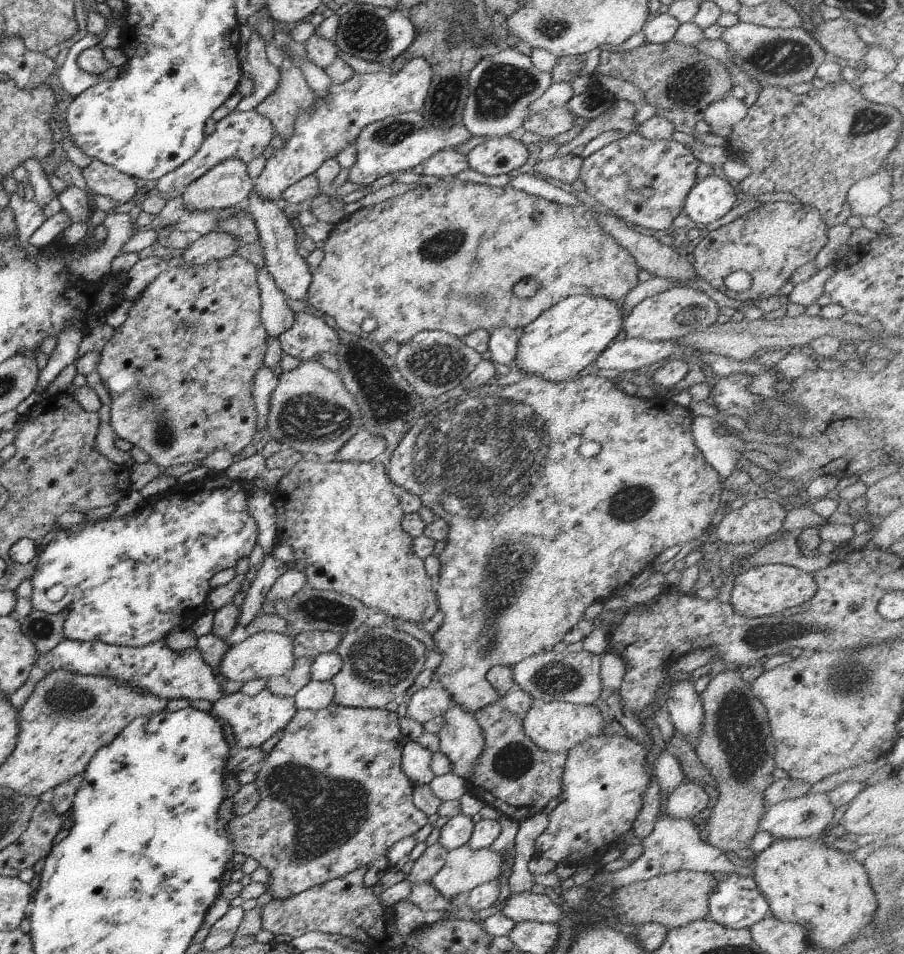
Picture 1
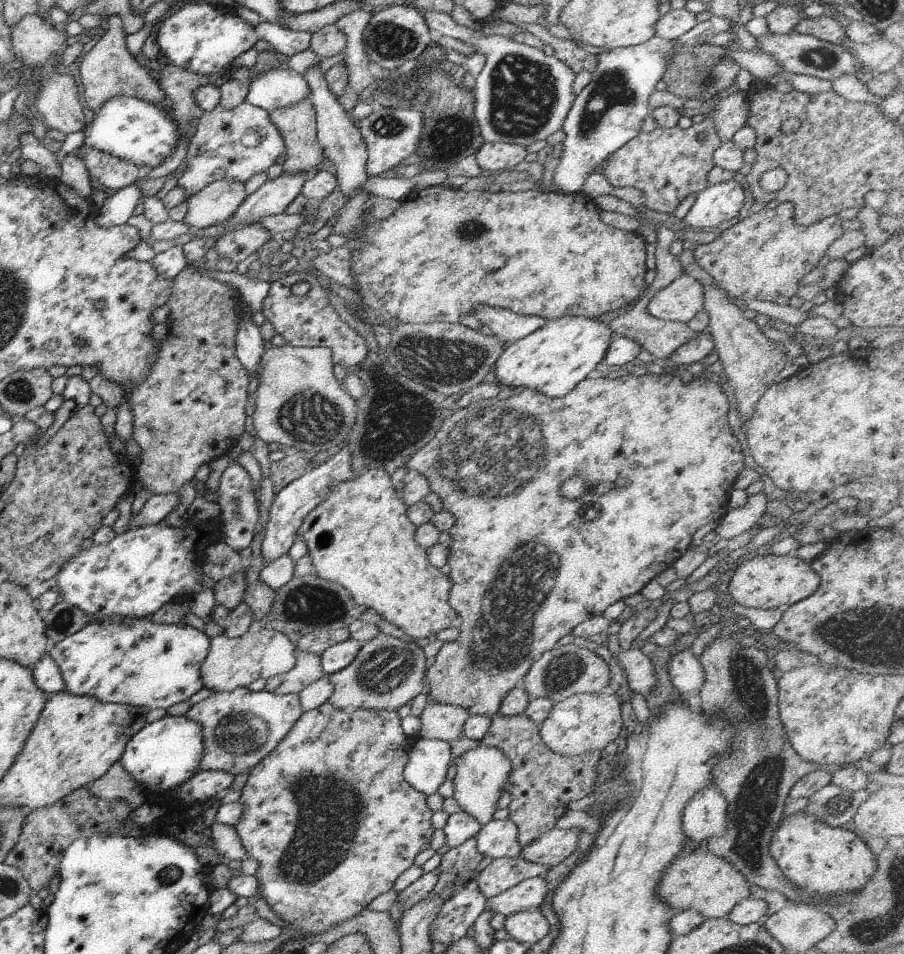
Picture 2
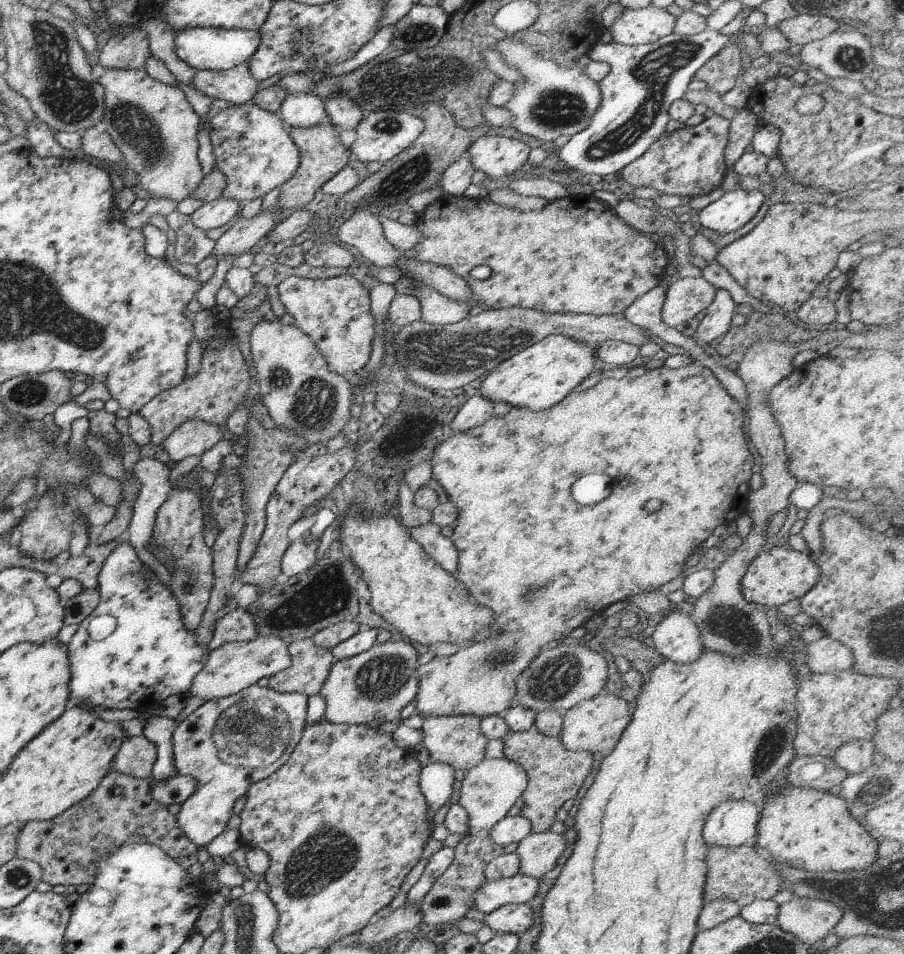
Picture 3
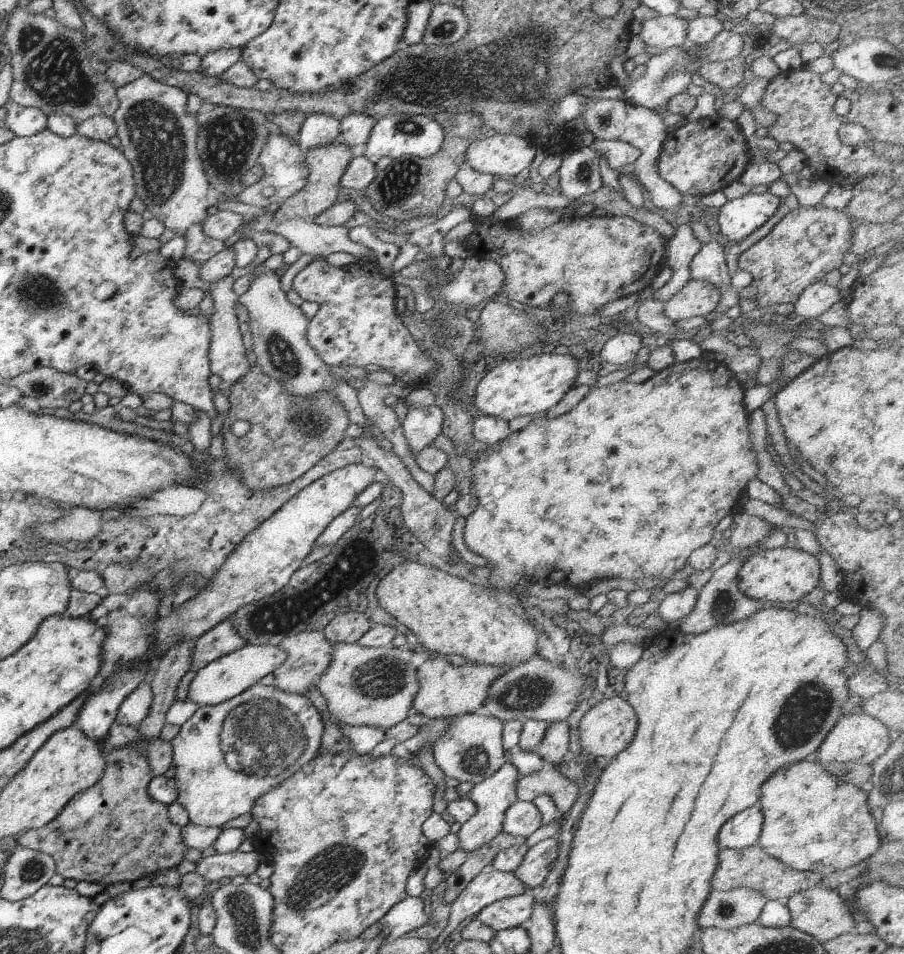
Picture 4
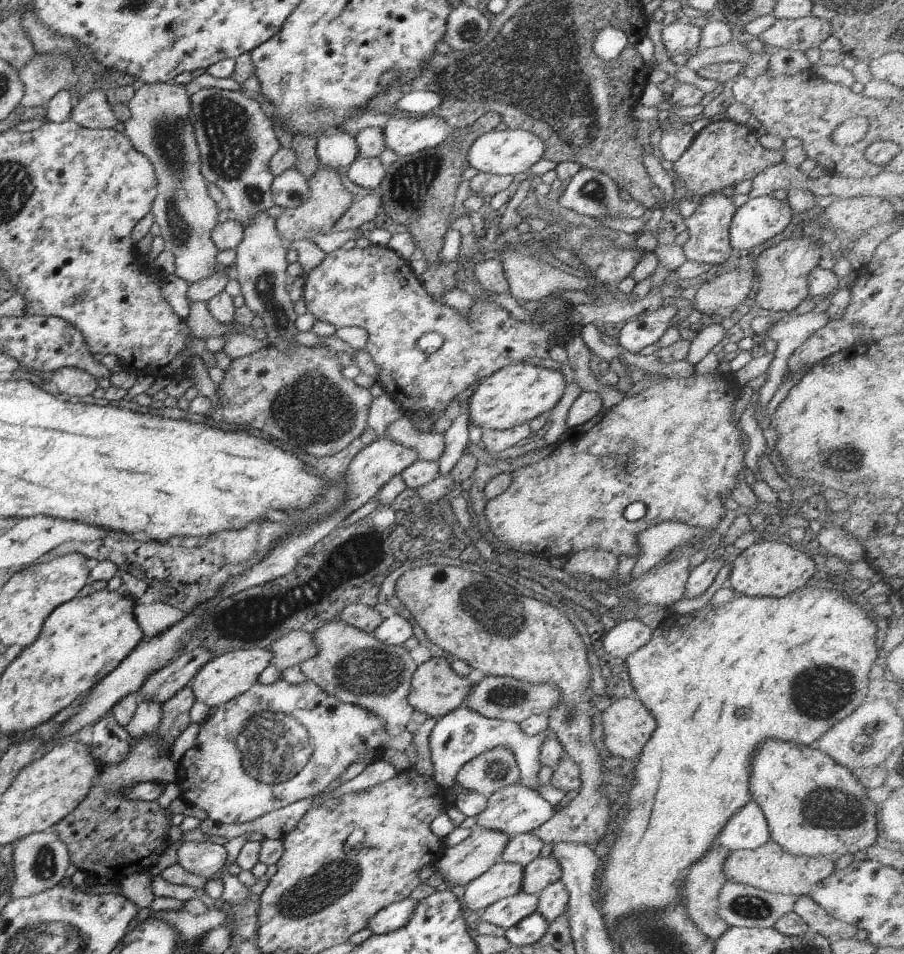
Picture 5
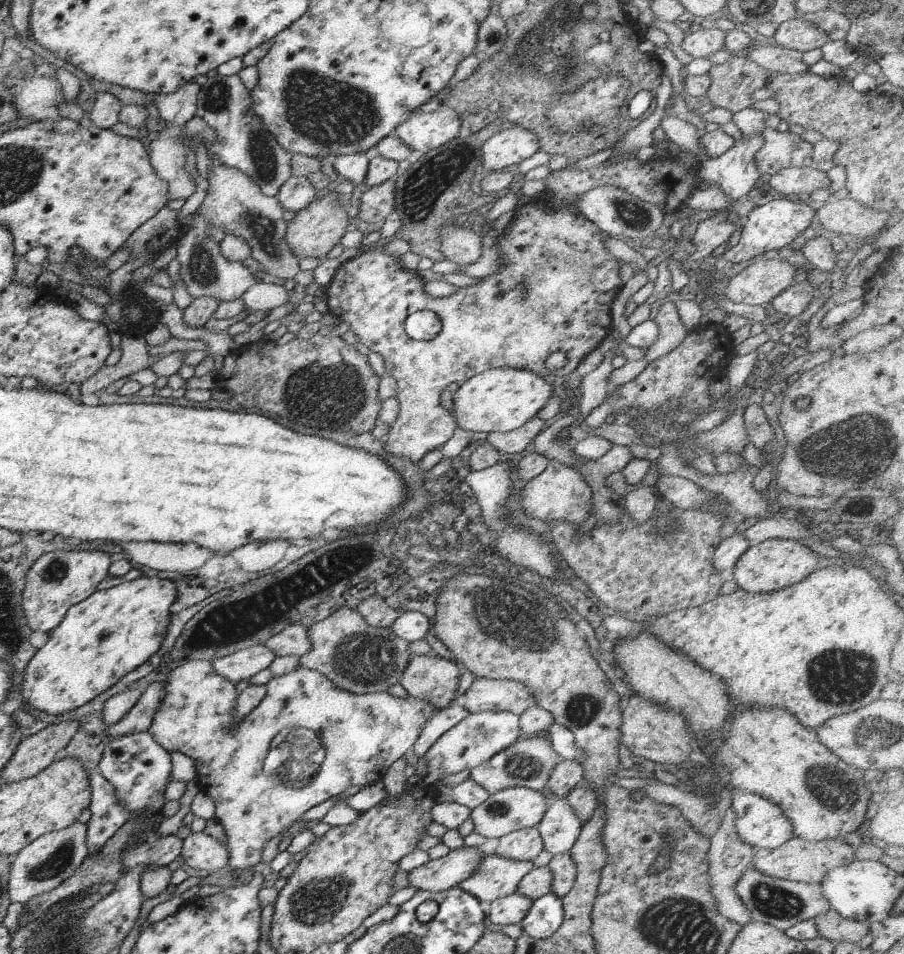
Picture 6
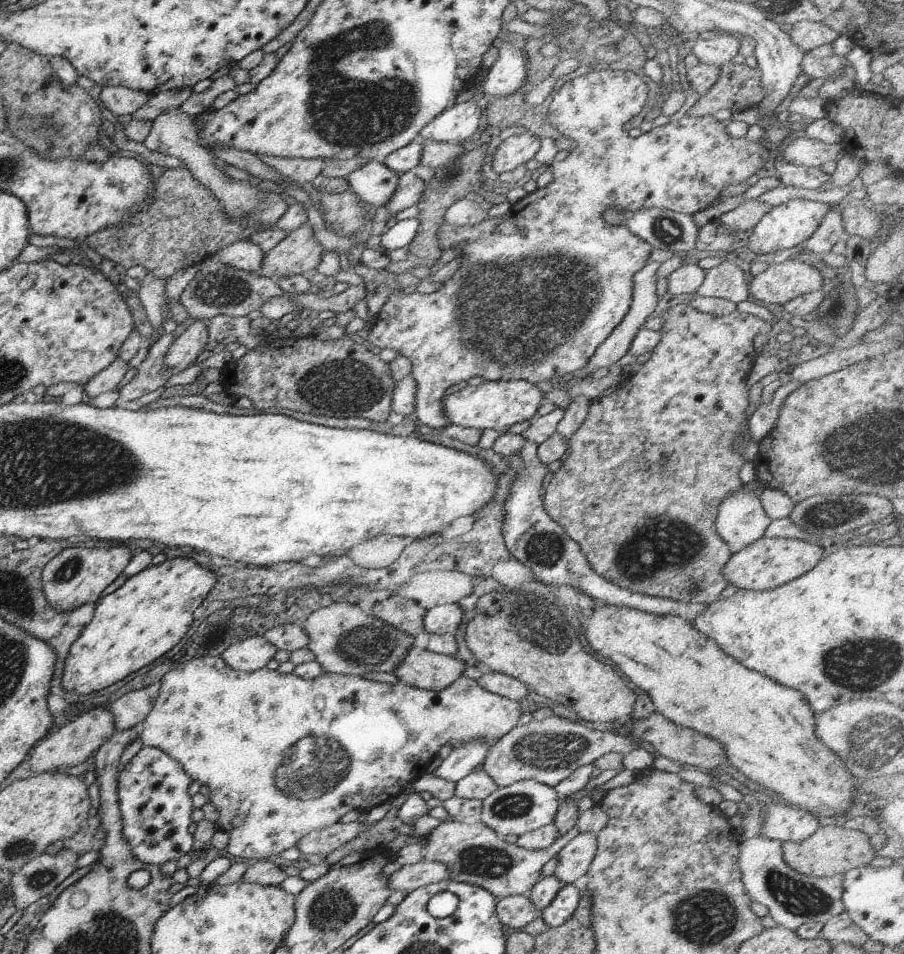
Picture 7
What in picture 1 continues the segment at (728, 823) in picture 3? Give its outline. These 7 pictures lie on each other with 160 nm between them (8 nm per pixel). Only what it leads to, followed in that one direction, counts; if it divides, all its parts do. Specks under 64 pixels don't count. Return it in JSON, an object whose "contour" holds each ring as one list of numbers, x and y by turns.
{"contour":[[685,779,667,796,664,812,667,818,692,819,707,806,707,802,709,798,703,788]]}

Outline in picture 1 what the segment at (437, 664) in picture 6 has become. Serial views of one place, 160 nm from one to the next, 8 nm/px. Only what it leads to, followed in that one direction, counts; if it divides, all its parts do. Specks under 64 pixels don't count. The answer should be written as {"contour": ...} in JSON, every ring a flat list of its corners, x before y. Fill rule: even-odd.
{"contour":[[585,372,573,376,571,380,551,382,543,380,541,376,529,374,520,382,508,386,501,386,492,381,473,390,463,390,461,396,449,398,425,416,421,416,403,434,397,448,389,454,388,459,383,460,387,480,413,496,419,496,421,504,431,510,435,517,444,517,443,522,448,528,445,547,438,556,438,575,434,578,437,615,441,615,443,622,433,633,434,647,442,655,441,663,434,669,433,679,449,694,453,702,461,703,465,710,473,714,475,710,487,704,496,703,497,692,485,680,489,666,493,668,496,664,511,668,529,656,550,652,554,644,561,641,572,628,583,625,581,616,587,606,602,601,606,604,616,602,613,596,623,586,630,584,629,580,633,576,637,576,645,568,652,567,653,558,661,550,671,548,679,540,687,542,694,536,703,535,715,518,723,485,717,472,705,462,701,452,695,447,691,436,691,419,691,412,687,407,678,406,669,398,644,399,634,395,627,396,621,390,617,390,611,380,601,376],[591,446,599,446,599,450,589,450],[504,546,509,546,509,556,504,555],[505,560,509,560,509,563],[557,580,561,582,559,586]]}

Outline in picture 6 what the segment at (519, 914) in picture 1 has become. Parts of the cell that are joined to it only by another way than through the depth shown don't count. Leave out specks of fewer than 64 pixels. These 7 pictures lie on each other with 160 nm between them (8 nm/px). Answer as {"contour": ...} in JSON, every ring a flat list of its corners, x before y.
{"contour":[[487,854,458,888,486,906,497,898,515,893,521,878,531,870,531,861,515,861]]}

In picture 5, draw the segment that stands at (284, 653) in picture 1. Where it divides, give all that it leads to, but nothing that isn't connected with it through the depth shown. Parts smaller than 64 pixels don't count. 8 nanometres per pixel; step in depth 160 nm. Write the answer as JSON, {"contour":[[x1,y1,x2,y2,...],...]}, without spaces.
{"contour":[[248,648,235,649,209,659,191,679,194,699,205,702,209,709,222,706,251,688,256,683,257,676,270,664,271,657,272,654,267,649]]}

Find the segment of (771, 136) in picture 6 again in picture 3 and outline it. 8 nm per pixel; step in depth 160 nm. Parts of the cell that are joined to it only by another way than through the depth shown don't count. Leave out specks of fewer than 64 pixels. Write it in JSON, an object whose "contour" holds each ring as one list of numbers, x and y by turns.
{"contour":[[712,115,693,127,664,133,647,146,639,158,620,169,626,187,649,186,665,195,696,197,711,192,722,183,723,148,727,144,730,122]]}

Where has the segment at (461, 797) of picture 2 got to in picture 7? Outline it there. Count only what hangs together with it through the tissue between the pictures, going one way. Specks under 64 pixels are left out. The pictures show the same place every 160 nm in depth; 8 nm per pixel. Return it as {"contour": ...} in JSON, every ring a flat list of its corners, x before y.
{"contour":[[421,860,403,865,386,878,386,888,394,890,412,890,449,878,449,871,443,863]]}

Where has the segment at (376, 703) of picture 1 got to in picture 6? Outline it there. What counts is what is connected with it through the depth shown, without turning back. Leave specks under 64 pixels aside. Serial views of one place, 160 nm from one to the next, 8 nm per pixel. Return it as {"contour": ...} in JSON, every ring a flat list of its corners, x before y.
{"contour":[[341,606,327,618,309,625,306,632,310,648,298,659,298,665,323,674,329,684,351,694,387,692,390,686,399,684,410,660,405,640,395,638,387,628,367,626,365,620,347,606]]}

